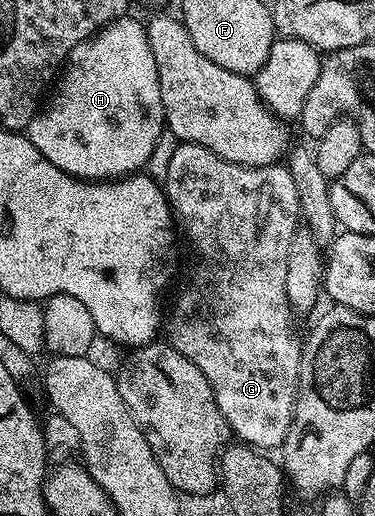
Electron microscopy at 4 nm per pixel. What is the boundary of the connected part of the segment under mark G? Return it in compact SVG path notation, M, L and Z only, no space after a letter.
M195 142L178 143L176 152L173 153L166 168L164 189L166 201L170 203L170 209L180 227L181 237L183 234L190 241L190 275L187 276L186 283L183 284L182 291L179 292L178 299L174 302L174 314L167 313L165 315L164 338L166 334L165 341L176 352L180 352L180 356L192 360L192 364L196 364L196 368L200 368L200 372L208 380L210 391L214 394L223 420L230 427L231 435L239 443L252 446L256 450L274 452L281 447L282 442L288 436L288 428L294 419L294 405L298 395L298 369L300 368L303 339L300 334L298 338L297 332L294 331L296 318L286 299L284 280L288 277L288 244L292 244L292 236L299 229L300 211L296 196L296 184L285 165L275 165L269 171L270 178L262 179L262 174L263 171L259 167L232 164L228 160L216 156L216 152L212 152Z

